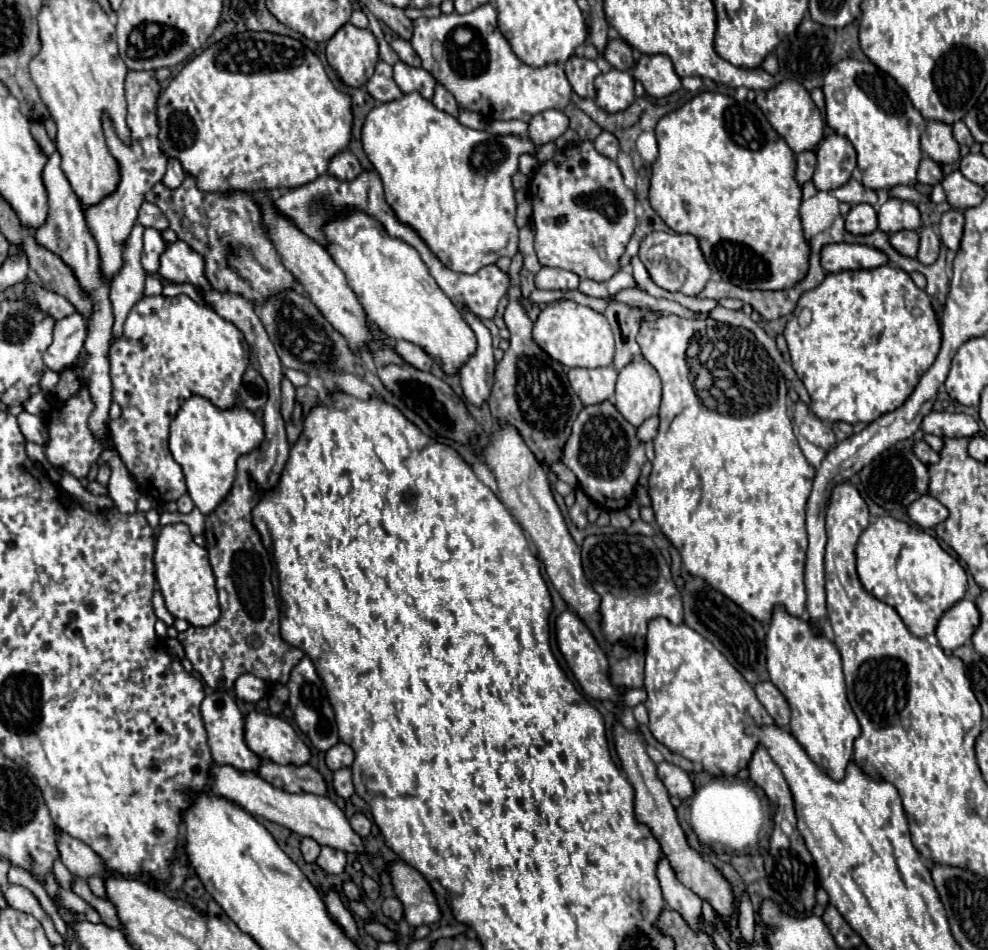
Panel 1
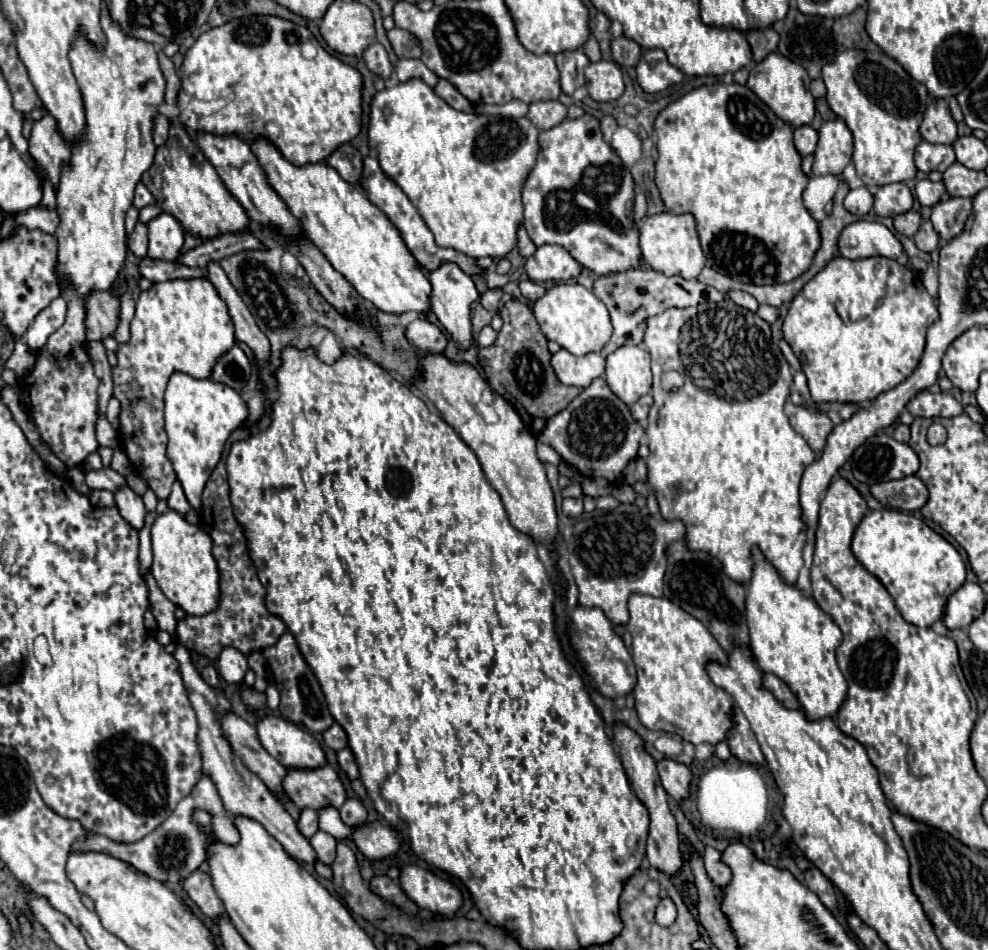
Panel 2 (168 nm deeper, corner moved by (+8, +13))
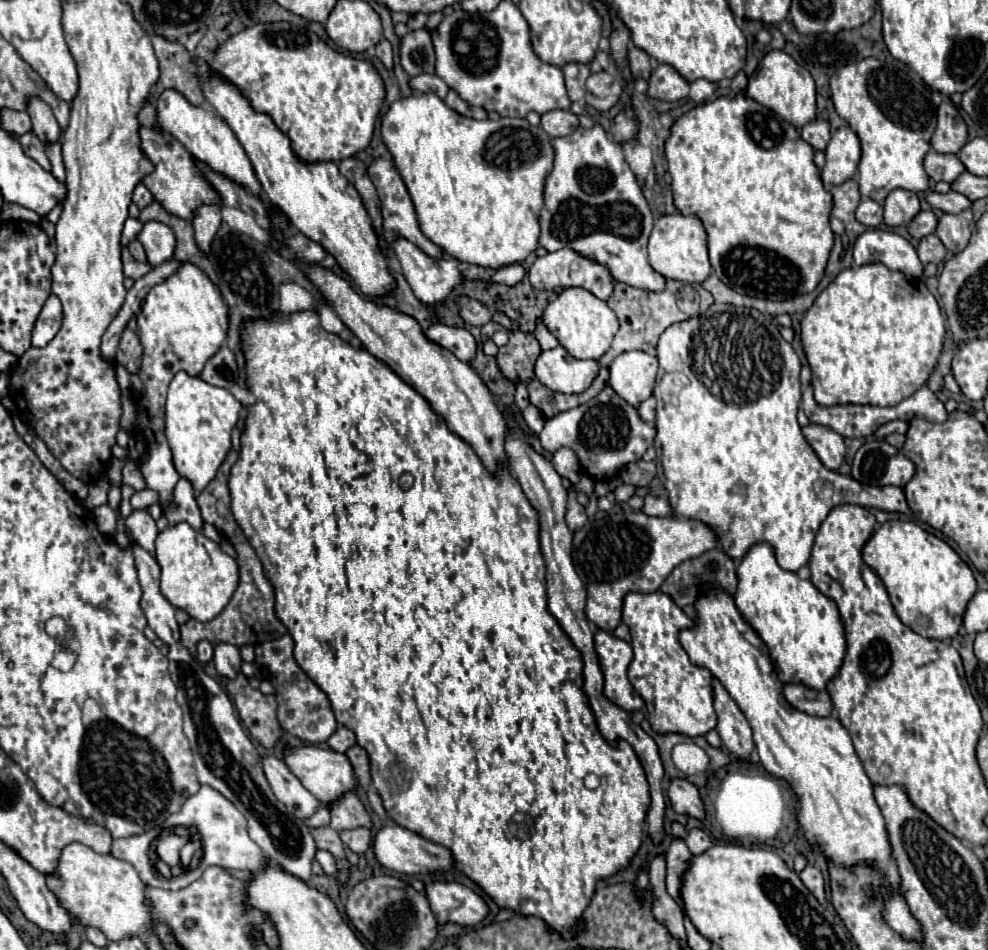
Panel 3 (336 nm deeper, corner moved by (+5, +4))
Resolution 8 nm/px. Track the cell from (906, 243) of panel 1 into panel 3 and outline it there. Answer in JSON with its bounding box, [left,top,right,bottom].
[909,211,937,239]

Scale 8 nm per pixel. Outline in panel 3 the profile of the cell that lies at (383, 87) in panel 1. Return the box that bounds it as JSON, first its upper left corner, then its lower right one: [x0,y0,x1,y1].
[375,39,393,69]

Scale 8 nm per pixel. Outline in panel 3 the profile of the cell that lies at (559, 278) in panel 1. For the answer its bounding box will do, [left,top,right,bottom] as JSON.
[529,247,613,299]

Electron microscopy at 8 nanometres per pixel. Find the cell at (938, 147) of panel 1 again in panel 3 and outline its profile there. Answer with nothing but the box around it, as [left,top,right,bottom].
[931,101,967,153]

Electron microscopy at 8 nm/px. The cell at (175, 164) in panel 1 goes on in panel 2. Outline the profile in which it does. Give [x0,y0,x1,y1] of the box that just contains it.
[154,116,170,146]

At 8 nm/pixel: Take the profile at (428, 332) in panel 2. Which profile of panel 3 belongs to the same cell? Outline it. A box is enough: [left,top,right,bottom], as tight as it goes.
[425,323,477,363]

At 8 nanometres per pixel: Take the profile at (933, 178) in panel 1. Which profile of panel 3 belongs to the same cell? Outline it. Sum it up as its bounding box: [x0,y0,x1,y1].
[925,151,965,183]

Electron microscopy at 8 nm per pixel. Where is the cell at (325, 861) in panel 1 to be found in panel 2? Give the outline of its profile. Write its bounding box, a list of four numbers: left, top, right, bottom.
[310,832,338,864]

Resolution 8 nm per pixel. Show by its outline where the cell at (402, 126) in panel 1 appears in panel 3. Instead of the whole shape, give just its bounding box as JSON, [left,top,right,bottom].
[381,93,555,269]

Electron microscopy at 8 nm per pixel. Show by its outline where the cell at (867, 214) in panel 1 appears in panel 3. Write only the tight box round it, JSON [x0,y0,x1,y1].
[857,199,883,227]

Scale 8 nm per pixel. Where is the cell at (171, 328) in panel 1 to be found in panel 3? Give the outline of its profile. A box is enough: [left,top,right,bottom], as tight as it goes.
[133,261,227,507]

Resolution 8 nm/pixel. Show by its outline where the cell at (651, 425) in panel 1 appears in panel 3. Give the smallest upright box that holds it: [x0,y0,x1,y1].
[637,395,655,423]

